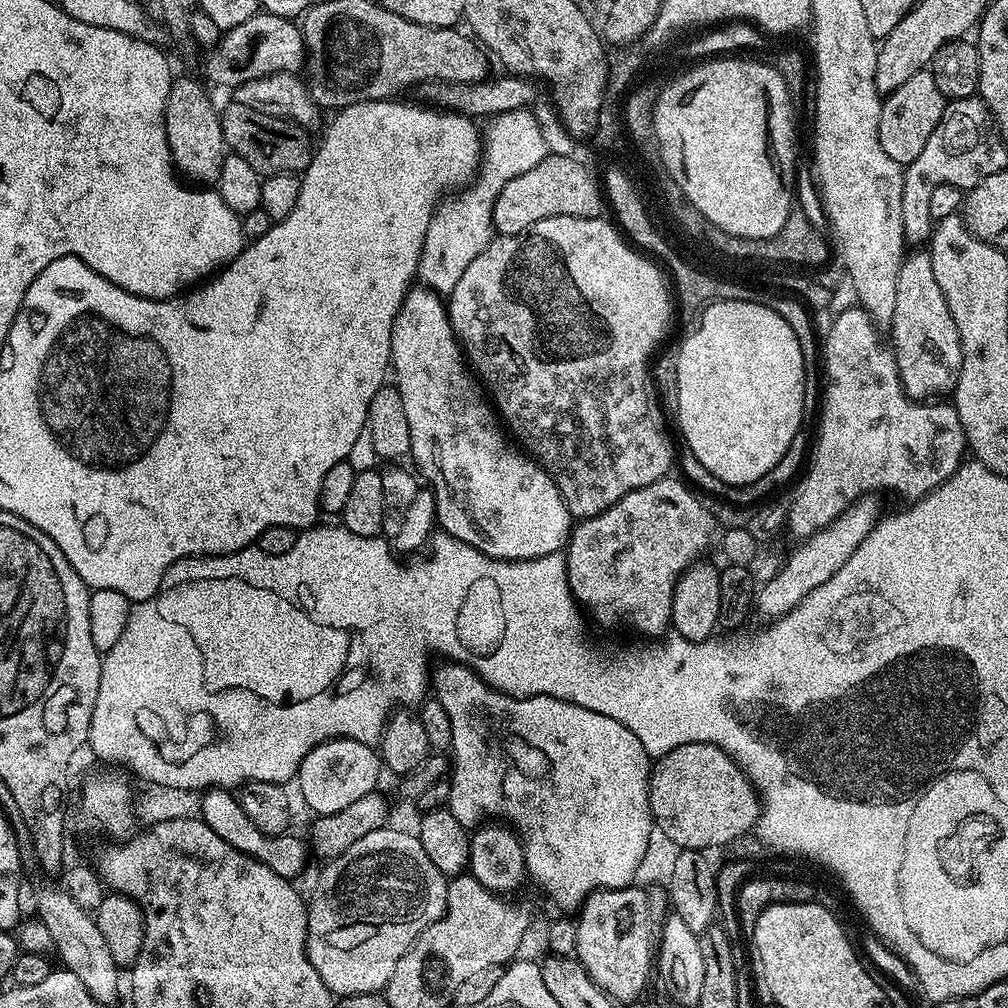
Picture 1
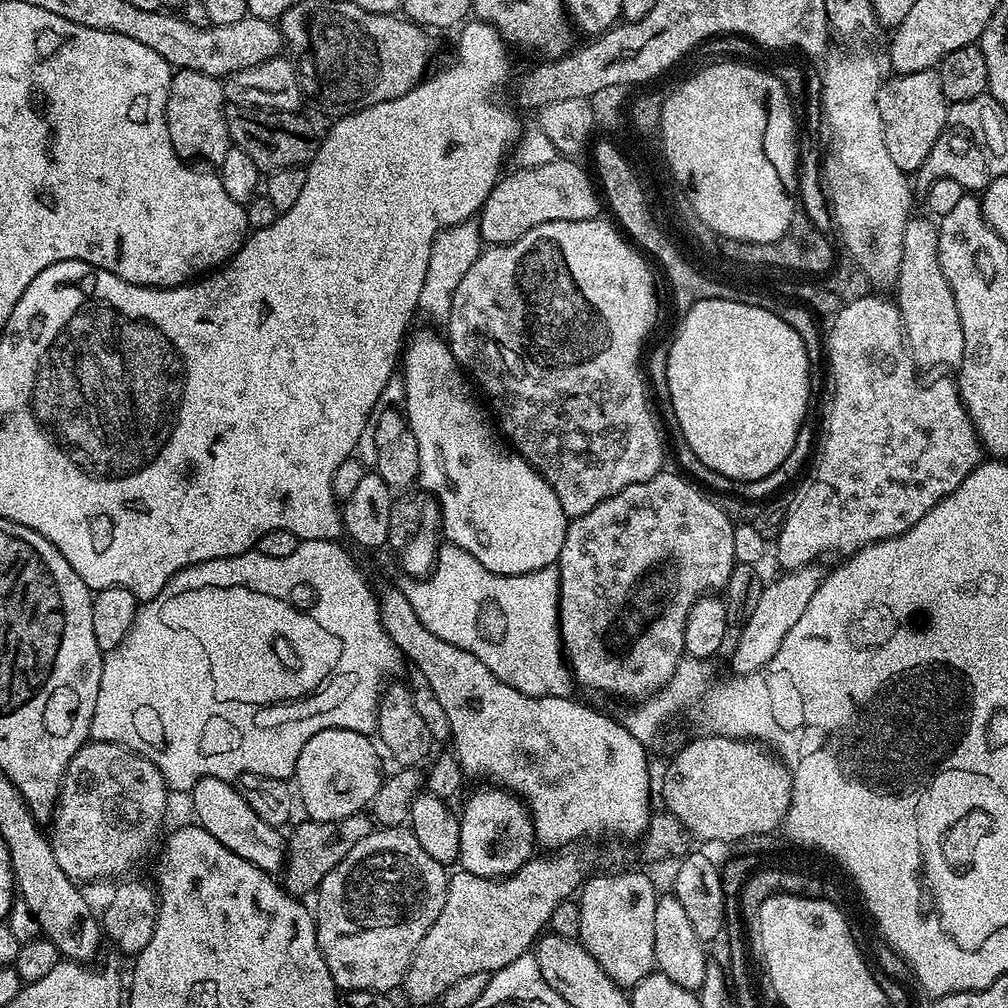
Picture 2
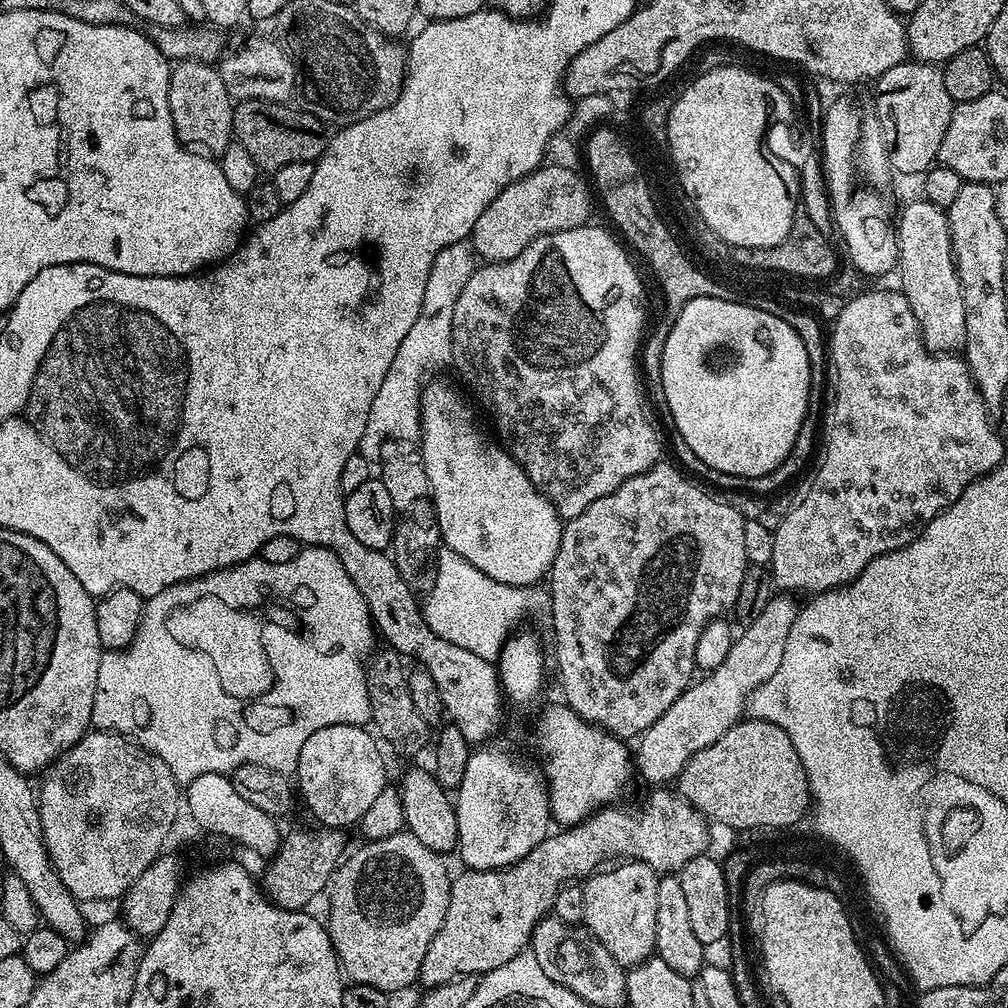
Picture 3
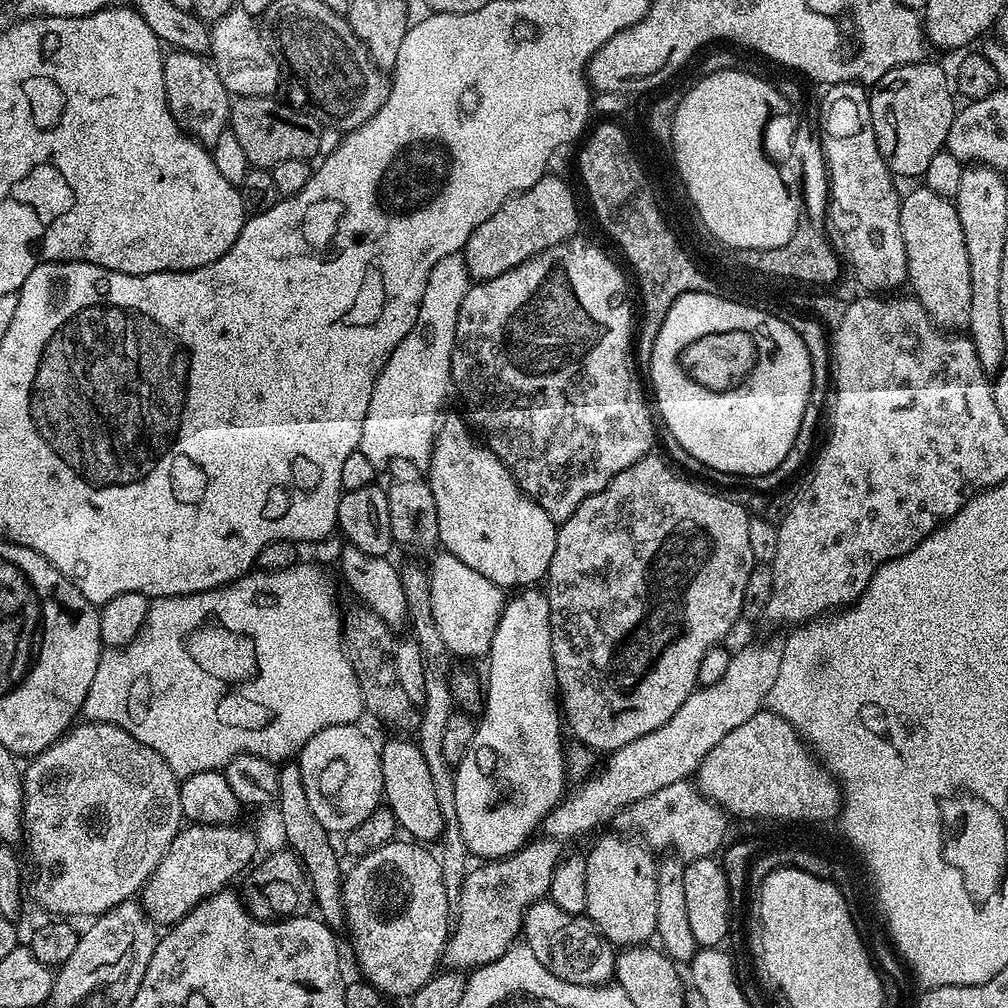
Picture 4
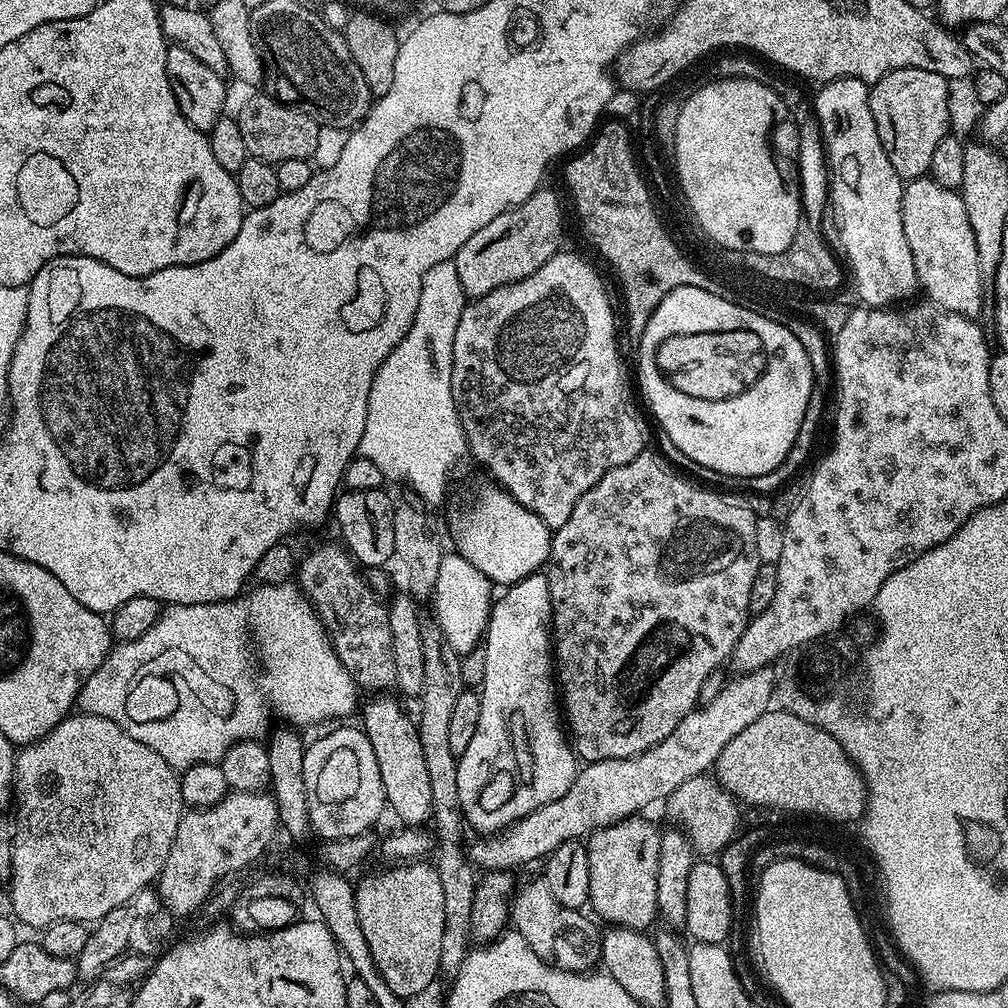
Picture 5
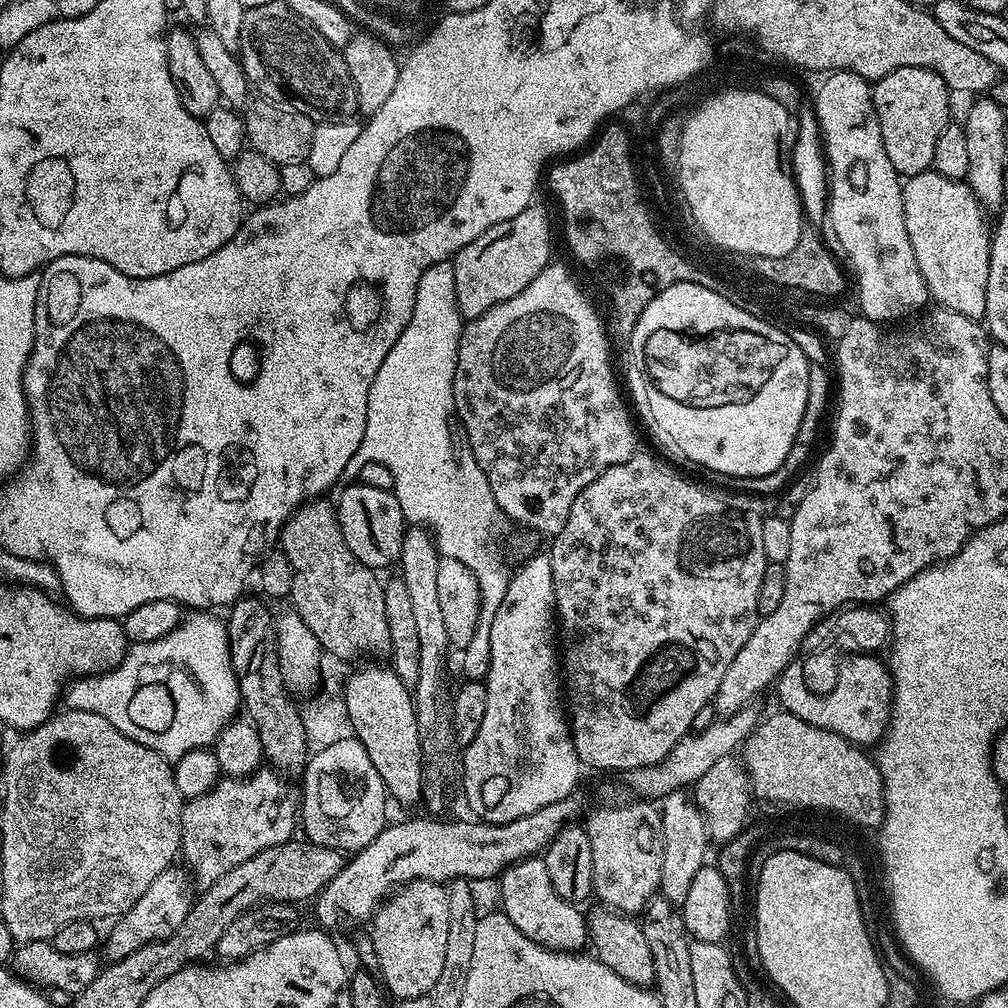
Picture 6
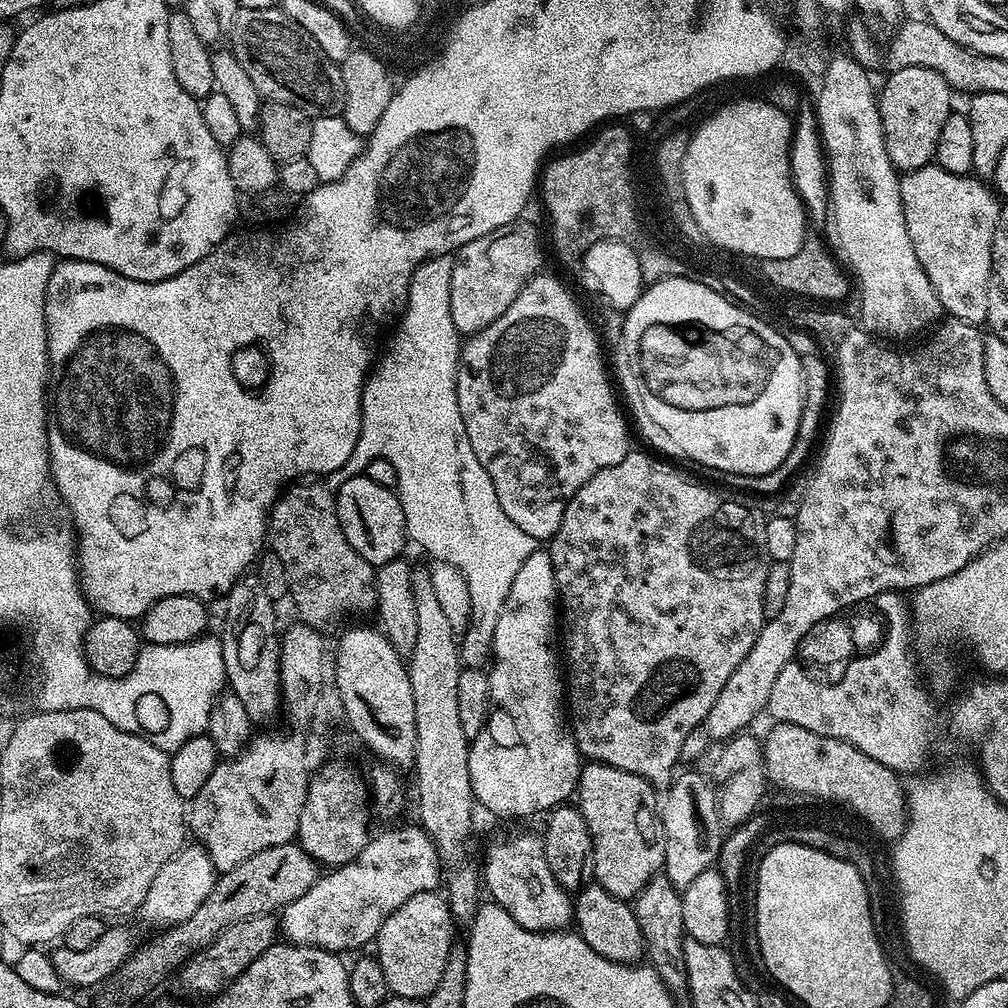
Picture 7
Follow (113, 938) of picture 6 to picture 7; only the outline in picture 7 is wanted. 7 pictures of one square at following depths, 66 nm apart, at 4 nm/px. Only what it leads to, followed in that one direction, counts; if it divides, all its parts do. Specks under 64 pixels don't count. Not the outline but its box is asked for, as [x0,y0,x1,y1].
[138,842,218,930]

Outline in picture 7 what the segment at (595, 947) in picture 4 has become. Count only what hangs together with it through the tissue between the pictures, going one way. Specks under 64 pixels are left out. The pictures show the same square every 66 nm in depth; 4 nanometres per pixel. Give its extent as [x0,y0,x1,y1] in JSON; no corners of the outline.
[482,832,574,932]

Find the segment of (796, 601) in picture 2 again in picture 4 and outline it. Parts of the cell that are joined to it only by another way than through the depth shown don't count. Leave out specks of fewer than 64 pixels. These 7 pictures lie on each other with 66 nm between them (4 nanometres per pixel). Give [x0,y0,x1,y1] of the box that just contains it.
[542,642,783,842]

